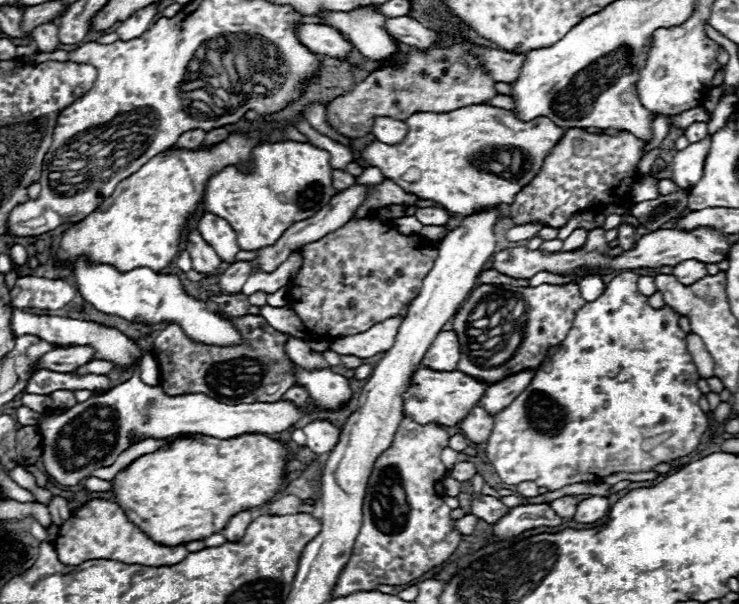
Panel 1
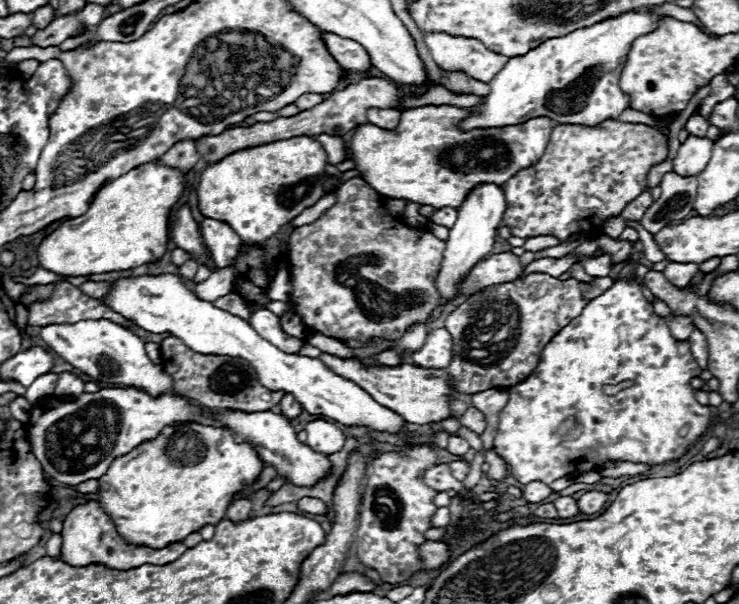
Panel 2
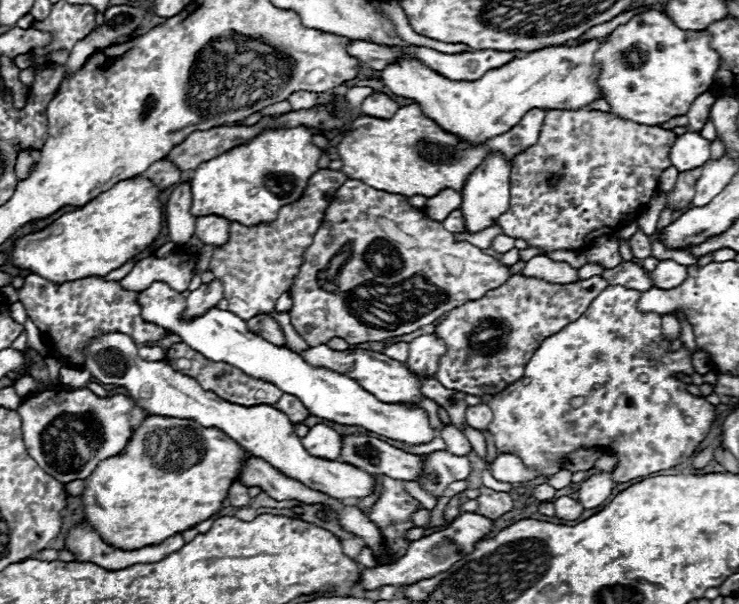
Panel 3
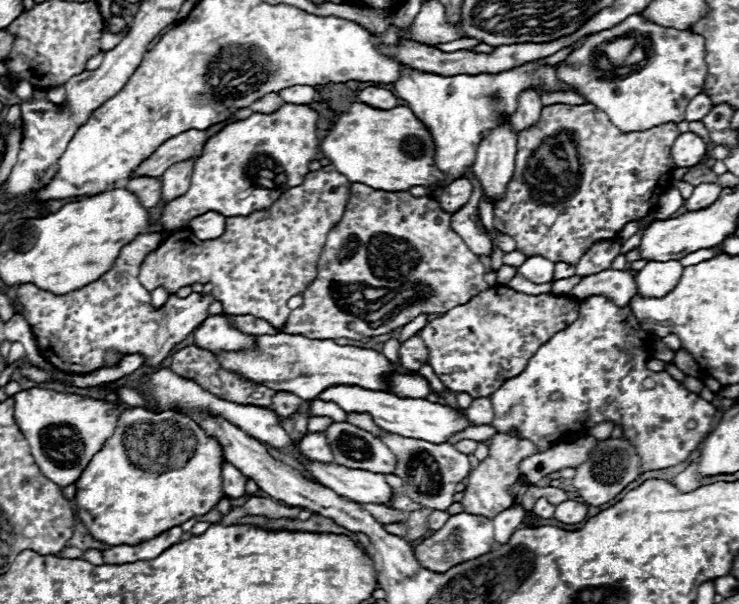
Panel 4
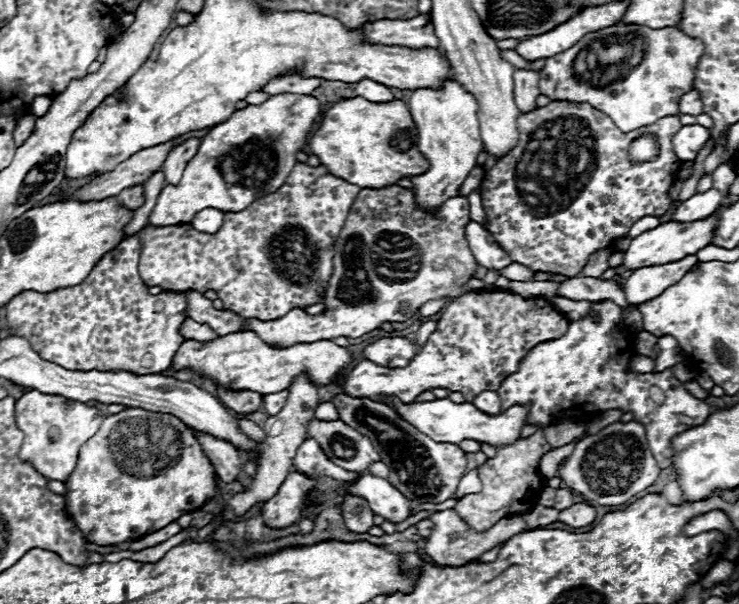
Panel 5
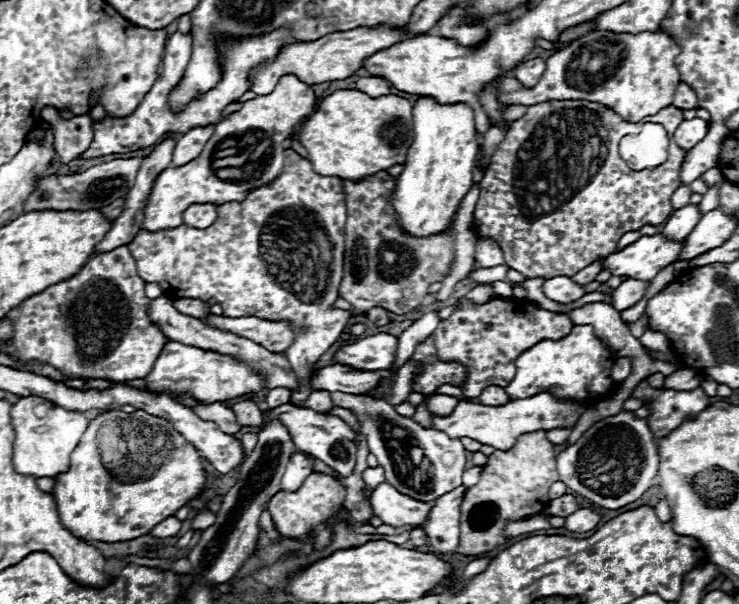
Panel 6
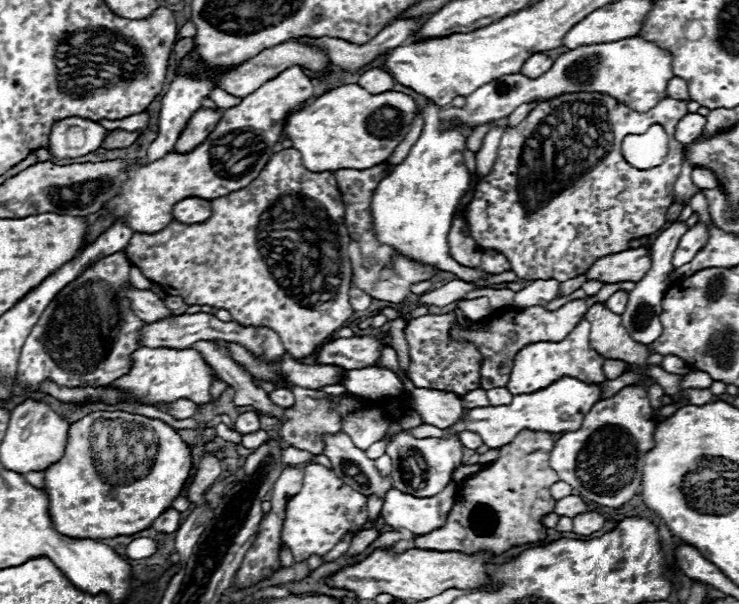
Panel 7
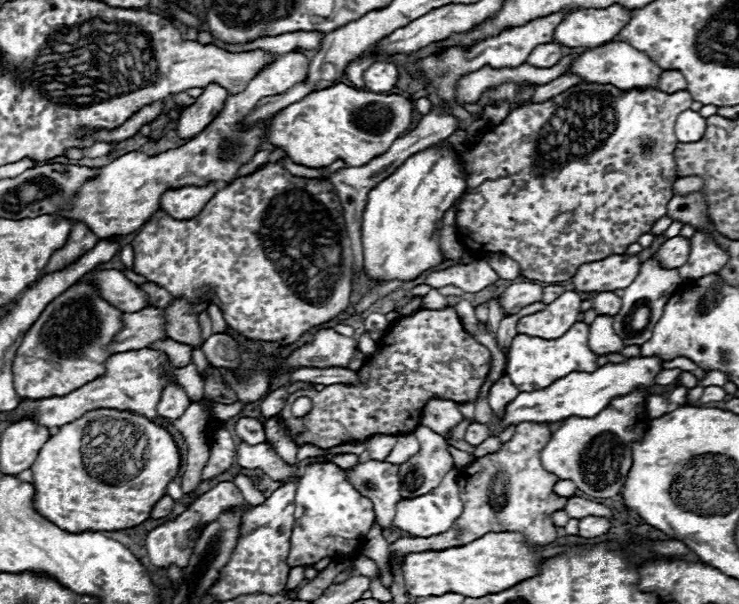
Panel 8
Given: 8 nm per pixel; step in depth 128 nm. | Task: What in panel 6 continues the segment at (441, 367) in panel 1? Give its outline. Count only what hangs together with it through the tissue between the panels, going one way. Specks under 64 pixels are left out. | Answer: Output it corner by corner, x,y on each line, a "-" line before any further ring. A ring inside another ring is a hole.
376,334
344,346
334,354
336,362
350,364
352,368
388,370
396,360
398,338
392,334

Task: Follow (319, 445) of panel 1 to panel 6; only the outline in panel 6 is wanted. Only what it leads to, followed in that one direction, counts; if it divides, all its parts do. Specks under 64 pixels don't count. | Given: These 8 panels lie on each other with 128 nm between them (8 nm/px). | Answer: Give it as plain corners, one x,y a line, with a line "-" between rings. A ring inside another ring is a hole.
296,452
286,466
286,472
282,476
282,490
298,490
306,476
314,472
314,460
308,458
304,452
-
376,466
376,468
364,470
362,480
364,480
364,482
370,486
370,489
373,490
380,482
384,482
384,468
382,468
382,466

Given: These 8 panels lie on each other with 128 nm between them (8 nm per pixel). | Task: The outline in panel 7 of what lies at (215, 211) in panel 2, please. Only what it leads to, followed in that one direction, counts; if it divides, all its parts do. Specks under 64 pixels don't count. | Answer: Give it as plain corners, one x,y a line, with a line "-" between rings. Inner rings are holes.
300,66
284,70
274,80
266,82
262,88
246,96
238,106
224,110
222,120
216,124
214,132
190,154
172,152
166,158
152,162
150,166
132,164
130,180
124,184
124,192
110,200
106,208
114,210
116,218
126,216
134,232
152,234
174,220
172,208
186,196
212,200
218,196
228,196
238,188
246,188
268,164
272,146
280,142
282,128
286,124
284,118
304,106
304,102
308,102
312,94
314,84

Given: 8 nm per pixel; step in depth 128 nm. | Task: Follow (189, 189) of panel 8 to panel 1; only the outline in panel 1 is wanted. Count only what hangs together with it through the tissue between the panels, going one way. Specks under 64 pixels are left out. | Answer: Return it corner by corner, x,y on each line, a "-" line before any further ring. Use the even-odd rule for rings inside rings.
204,212
204,216
198,220
198,232
210,244
220,260
224,262
234,262
234,256
238,254
238,242
236,242
236,232
230,228
226,220
220,216
214,216
210,212

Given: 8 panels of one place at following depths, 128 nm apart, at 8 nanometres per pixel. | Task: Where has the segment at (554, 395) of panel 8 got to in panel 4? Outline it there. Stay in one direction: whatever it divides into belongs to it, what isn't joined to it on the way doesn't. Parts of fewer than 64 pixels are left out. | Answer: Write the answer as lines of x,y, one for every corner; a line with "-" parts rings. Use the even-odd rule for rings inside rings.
346,384
330,386
318,394
318,400
334,402
346,414
366,412
372,416
374,424
378,424
380,428
386,428
386,432
398,432
400,436
410,436
416,440
432,442
432,444
442,444
442,442
446,442
446,438
450,434
464,430
466,426
472,426
464,414
456,414
448,406
432,404
428,400
418,400
418,398
398,398
392,392
374,392
374,390
366,390
360,386
346,386

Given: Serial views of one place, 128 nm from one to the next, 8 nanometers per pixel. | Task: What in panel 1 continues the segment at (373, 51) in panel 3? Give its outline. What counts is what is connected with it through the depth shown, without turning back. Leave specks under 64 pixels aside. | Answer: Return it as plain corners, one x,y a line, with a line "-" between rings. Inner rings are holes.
300,24
296,28
296,36
300,44
310,48
314,54
328,54
328,56
338,56
346,58
352,50
352,44
334,28
324,26
324,24

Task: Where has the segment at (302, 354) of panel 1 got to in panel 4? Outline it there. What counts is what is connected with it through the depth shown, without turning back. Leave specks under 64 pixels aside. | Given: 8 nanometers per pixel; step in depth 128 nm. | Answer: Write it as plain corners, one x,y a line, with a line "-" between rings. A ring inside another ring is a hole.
232,316
232,318
234,318
234,324
246,334
252,334
252,336
276,334
276,328
266,320
260,320
260,318
254,318
254,316

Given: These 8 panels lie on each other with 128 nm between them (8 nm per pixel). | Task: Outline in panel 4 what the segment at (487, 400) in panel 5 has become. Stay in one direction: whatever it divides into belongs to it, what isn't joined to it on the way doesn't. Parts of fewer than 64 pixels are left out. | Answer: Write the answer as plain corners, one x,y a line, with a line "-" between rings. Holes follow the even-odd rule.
476,398
472,402
470,408
466,408
466,416
474,426
482,426
482,424
490,424
494,418
494,410
492,410
492,402
488,398

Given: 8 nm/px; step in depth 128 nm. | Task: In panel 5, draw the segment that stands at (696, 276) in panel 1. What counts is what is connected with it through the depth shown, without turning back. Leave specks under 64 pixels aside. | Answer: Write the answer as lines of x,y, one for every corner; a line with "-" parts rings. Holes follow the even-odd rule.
686,256
682,260
670,262
670,264
660,264
660,266
646,266
640,270
634,270
626,280
624,280
624,290
626,298
632,306
642,304
646,300
652,300
660,296
668,286
674,286
694,264
696,256

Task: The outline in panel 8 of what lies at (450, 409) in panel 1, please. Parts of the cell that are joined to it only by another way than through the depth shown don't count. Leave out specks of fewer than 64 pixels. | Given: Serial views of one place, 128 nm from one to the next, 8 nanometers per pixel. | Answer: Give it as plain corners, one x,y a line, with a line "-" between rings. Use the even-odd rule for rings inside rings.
142,348
142,350
118,352
118,354
110,356
108,366
106,366
106,374
102,378
96,378
96,380
72,390
66,396
52,396
52,398
22,402
16,408
18,410
16,420
34,418
34,420
38,420
40,424
44,424
48,428
58,428
58,426
74,422
76,418
80,418
86,412
96,410
96,408
126,410
126,412
136,412
136,414
144,414
146,418
152,418
152,416
156,416
156,404
160,402
162,390
170,384
170,378
162,376
164,372
172,374
172,382
176,382
180,388
184,388
184,392
188,394
188,398
192,402
202,400
202,396
204,396
204,380
196,374
194,364
188,364
184,368
176,368
170,362
170,358
166,356
166,352

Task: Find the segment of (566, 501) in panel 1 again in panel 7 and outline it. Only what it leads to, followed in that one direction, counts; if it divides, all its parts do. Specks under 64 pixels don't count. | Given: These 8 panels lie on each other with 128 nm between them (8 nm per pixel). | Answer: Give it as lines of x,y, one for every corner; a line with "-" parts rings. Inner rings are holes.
584,512
572,518
572,532
576,534
592,534
604,526
604,518
596,512

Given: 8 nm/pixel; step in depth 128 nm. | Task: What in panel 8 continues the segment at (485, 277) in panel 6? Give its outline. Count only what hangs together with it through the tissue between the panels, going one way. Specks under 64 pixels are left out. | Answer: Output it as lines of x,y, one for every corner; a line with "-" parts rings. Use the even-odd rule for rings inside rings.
434,144
422,152
410,156
394,174
382,180
368,194
368,204
362,214
362,248
364,248
364,274
374,282
384,280
414,280
422,272
444,262
440,252
440,230
444,212
466,192
466,172
458,162
450,144

